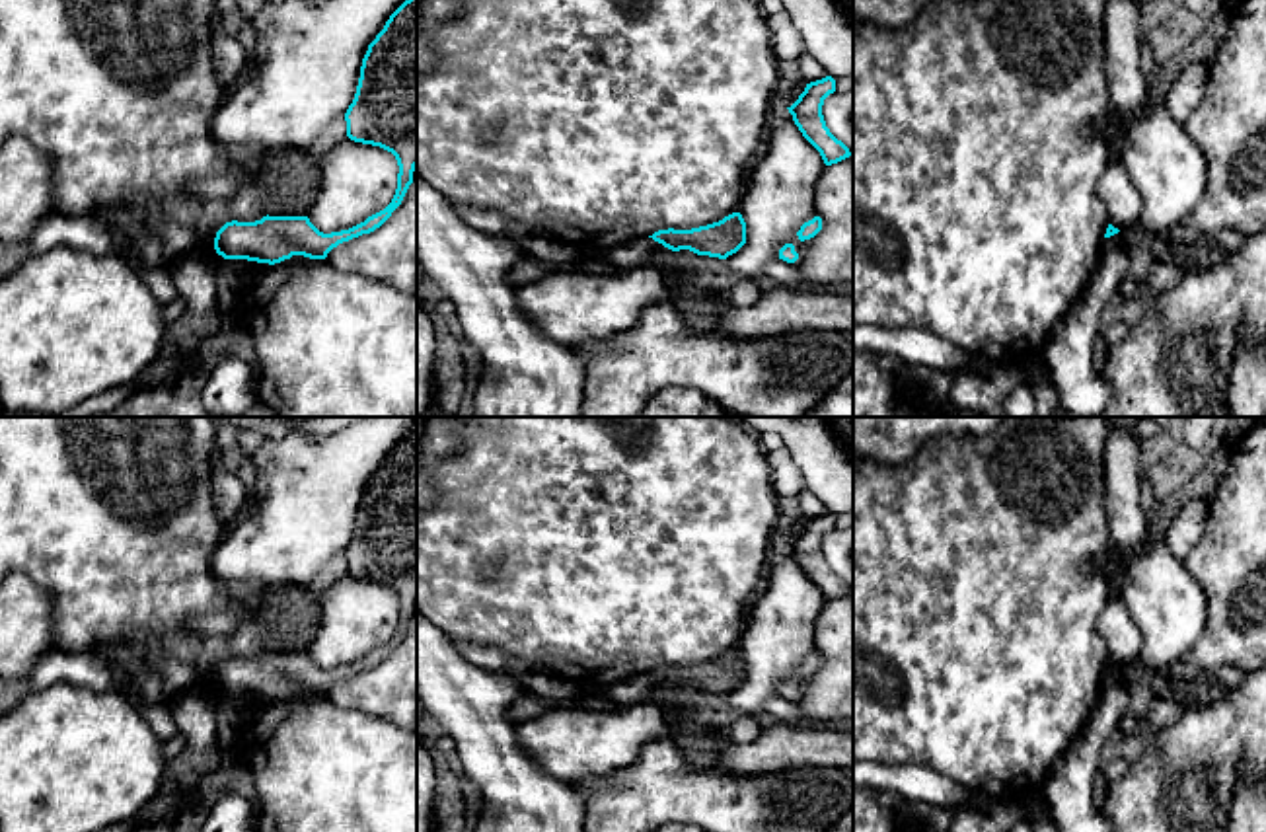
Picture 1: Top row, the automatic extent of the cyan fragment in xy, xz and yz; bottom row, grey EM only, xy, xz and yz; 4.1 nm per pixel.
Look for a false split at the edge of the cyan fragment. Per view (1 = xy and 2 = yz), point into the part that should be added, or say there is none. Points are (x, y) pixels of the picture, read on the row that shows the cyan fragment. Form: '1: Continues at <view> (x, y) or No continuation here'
1: No continuation here
2: No continuation here

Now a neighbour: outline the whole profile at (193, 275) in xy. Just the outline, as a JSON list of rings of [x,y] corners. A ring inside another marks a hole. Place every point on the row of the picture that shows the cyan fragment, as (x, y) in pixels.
[[[210,246],[189,251],[179,257],[171,267],[171,279],[177,296],[187,306],[187,318],[224,314],[218,306],[216,294],[216,269],[218,259]]]

